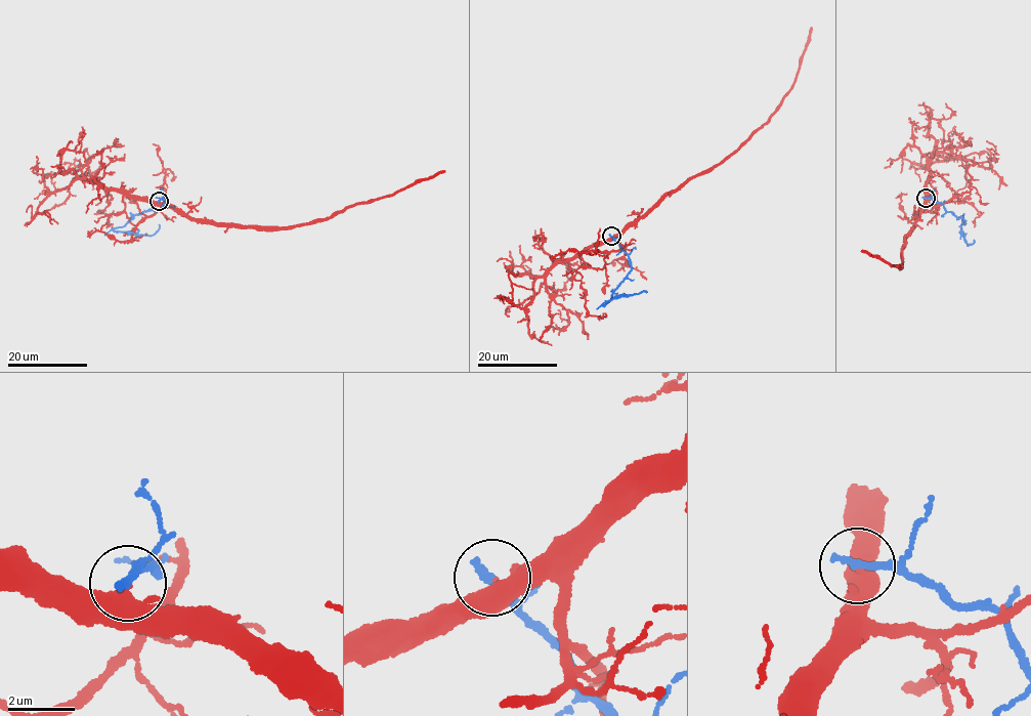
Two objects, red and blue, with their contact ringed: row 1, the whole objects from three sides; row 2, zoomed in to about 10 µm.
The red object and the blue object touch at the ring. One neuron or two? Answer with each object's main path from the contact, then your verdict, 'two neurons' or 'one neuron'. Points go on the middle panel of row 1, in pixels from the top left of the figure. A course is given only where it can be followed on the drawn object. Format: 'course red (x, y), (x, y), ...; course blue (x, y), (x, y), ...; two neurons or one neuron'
course red (611, 236), (643, 218), (661, 197), (734, 154), (753, 133), (768, 123), (788, 93), (811, 27); course blue (611, 236), (628, 254), (631, 267), (609, 301), (601, 305), (612, 298), (645, 291); two neurons

